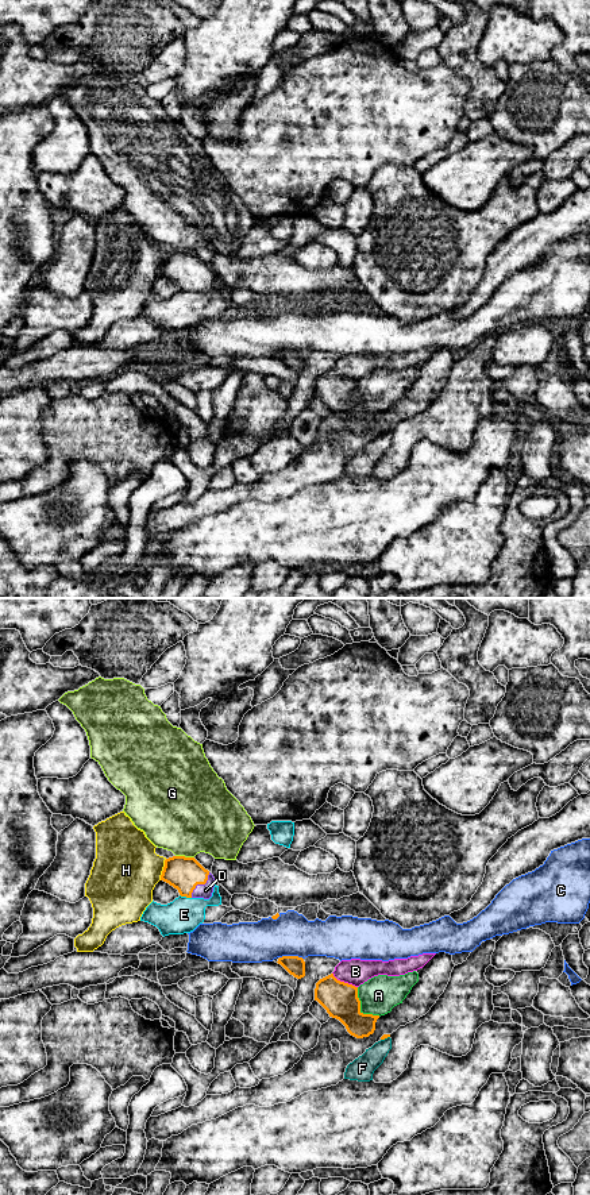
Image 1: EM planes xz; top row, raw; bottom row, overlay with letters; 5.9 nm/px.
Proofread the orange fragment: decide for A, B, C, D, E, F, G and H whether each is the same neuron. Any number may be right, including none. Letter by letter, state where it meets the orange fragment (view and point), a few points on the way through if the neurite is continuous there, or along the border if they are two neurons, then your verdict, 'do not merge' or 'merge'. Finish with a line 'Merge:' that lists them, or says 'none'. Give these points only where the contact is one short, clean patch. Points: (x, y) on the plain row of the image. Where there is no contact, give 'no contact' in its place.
A: contact xz (359, 404); do not merge
B: contact xz (343, 377); border xz (332, 367), (338, 374), (357, 382); do not merge
C: contact xz (292, 351); do not merge
D: contact xz (200, 278); way xz (184, 269), (200, 278), (205, 285); merge
E: contact xz (185, 290); border xz (180, 289), (191, 293); do not merge
F: contact xz (385, 432); border xz (389, 431), (381, 435); do not merge
G: contact xz (184, 251); border xz (176, 250), (193, 253); do not merge
H: contact xz (164, 265); do not merge
Merge: D

